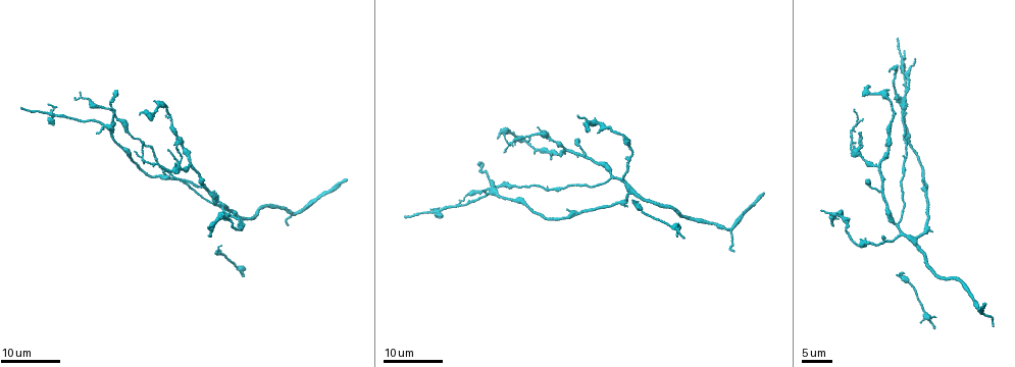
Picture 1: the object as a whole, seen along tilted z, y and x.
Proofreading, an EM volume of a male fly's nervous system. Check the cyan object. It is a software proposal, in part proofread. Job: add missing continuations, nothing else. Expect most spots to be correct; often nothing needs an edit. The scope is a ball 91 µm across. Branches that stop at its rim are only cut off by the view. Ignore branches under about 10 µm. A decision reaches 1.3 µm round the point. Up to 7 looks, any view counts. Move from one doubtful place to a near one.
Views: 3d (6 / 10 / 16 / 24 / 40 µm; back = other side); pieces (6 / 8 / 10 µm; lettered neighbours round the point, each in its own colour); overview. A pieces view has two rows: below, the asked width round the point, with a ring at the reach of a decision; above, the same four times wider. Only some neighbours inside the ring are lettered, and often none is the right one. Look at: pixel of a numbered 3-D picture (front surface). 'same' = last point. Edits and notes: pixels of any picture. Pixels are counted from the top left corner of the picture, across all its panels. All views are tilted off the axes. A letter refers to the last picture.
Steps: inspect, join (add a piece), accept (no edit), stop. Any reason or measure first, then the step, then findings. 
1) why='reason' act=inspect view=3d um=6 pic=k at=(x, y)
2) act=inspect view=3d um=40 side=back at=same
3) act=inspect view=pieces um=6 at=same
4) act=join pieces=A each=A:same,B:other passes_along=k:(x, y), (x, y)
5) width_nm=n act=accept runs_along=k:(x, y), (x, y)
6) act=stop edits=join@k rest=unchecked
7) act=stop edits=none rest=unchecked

why='stops while still wide' act=inspect view=3d um=16 pic=1 at=(203, 179)

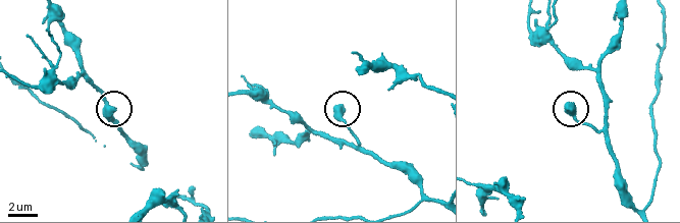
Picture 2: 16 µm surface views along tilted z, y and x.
why='what lies round it' act=inspect view=pieces um=8 pic=2 at=(110, 109)

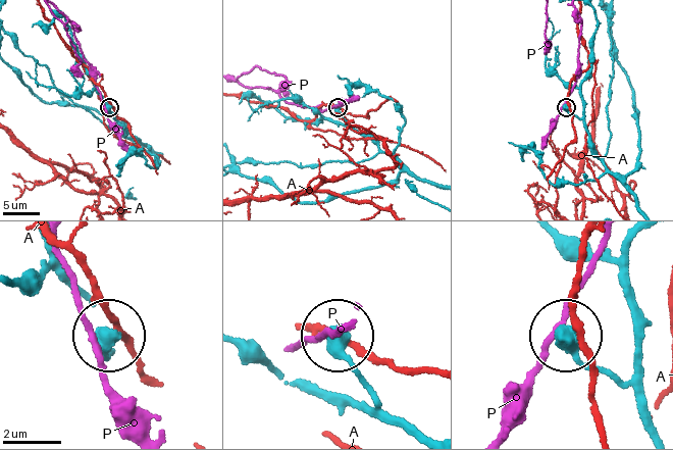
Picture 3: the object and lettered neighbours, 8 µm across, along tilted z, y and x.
width_nm=530 act=accept each=A:other,P:other runs_along=3:(638, 156), (632, 170), (616, 174), (566, 106) found='none of them fits'

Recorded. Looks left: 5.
why='long arm stops here' act=inspect view=3d um=24 pic=1 at=(75, 96)

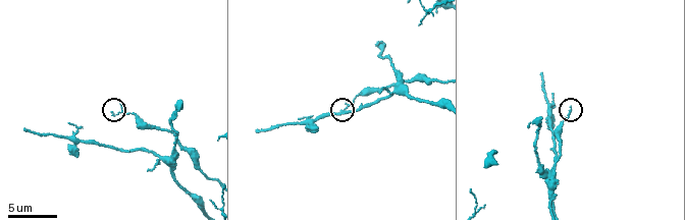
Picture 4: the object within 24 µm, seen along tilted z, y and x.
act=inspect view=pieces um=8 pic=4 at=(112, 114)

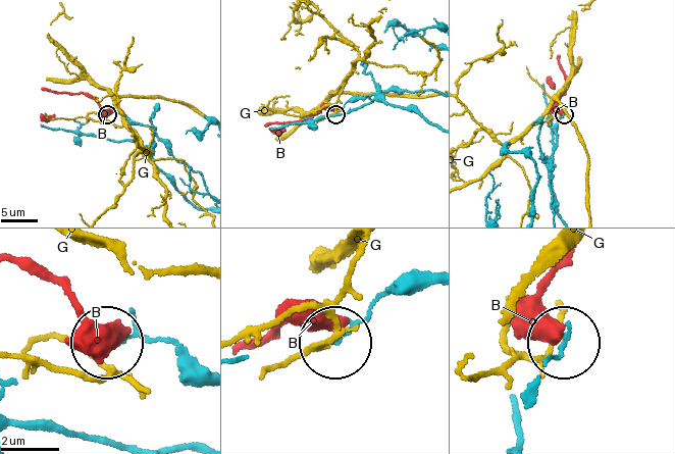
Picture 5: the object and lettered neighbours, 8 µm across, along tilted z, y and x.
width_nm=110 act=accept each=B:other,G:other found='none of them fits'

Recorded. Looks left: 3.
why='tapers out' act=inspect view=3d um=24 pic=1 at=(499, 139)

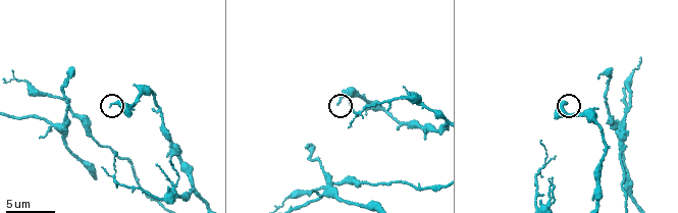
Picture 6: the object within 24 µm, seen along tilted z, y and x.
act=inspect view=3d um=6 pic=6 at=(336, 104)

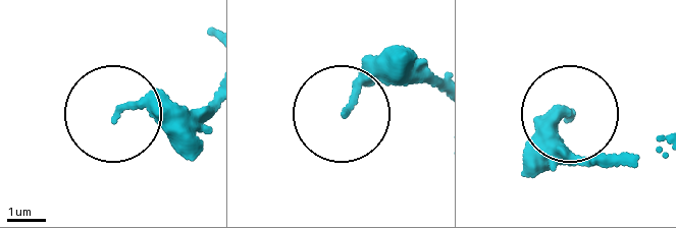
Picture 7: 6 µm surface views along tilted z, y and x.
why='see the neighbours' act=inspect view=pieces um=10 pic=7 at=(118, 113)

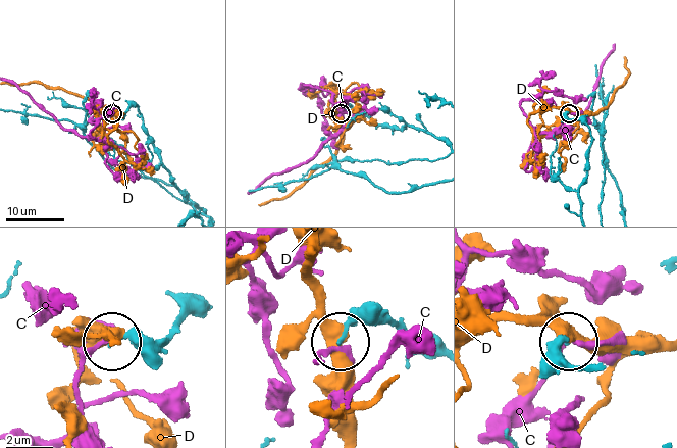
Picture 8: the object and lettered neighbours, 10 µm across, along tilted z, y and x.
width_nm=130 act=accept each=C:other,D:other found='no lettered piece goes on from it'

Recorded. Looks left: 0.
act=stop edits=none rest=unchecked

